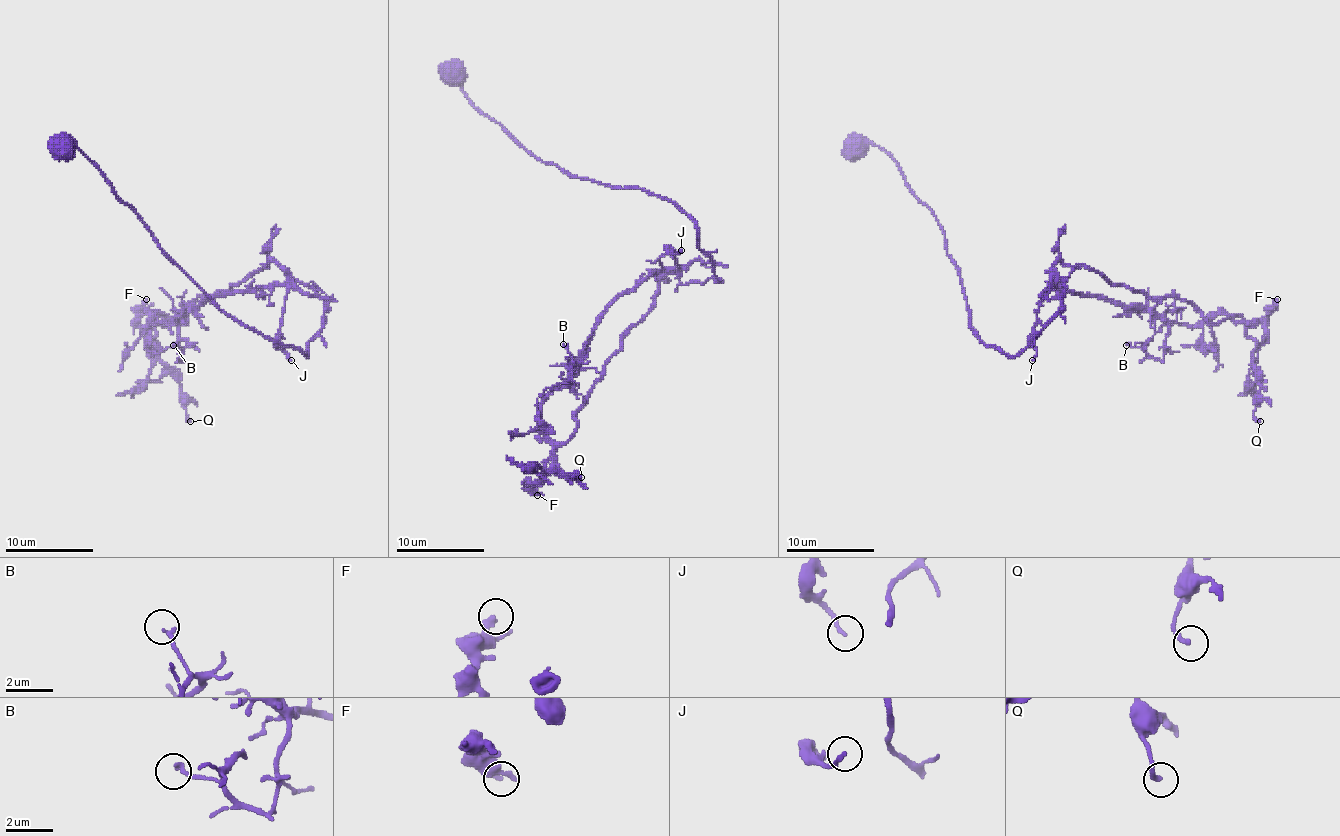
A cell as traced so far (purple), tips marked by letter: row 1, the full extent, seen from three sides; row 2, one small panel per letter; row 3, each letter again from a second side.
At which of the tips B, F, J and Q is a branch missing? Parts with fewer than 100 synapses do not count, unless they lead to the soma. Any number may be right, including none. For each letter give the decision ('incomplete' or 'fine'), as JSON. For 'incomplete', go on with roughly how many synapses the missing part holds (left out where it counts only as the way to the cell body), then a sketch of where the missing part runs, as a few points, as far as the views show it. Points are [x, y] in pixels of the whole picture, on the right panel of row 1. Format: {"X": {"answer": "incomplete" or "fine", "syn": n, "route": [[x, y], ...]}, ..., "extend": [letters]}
{"B": {"answer": "fine"}, "F": {"answer": "fine"}, "J": {"answer": "fine"}, "Q": {"answer": "fine"}, "extend": []}

